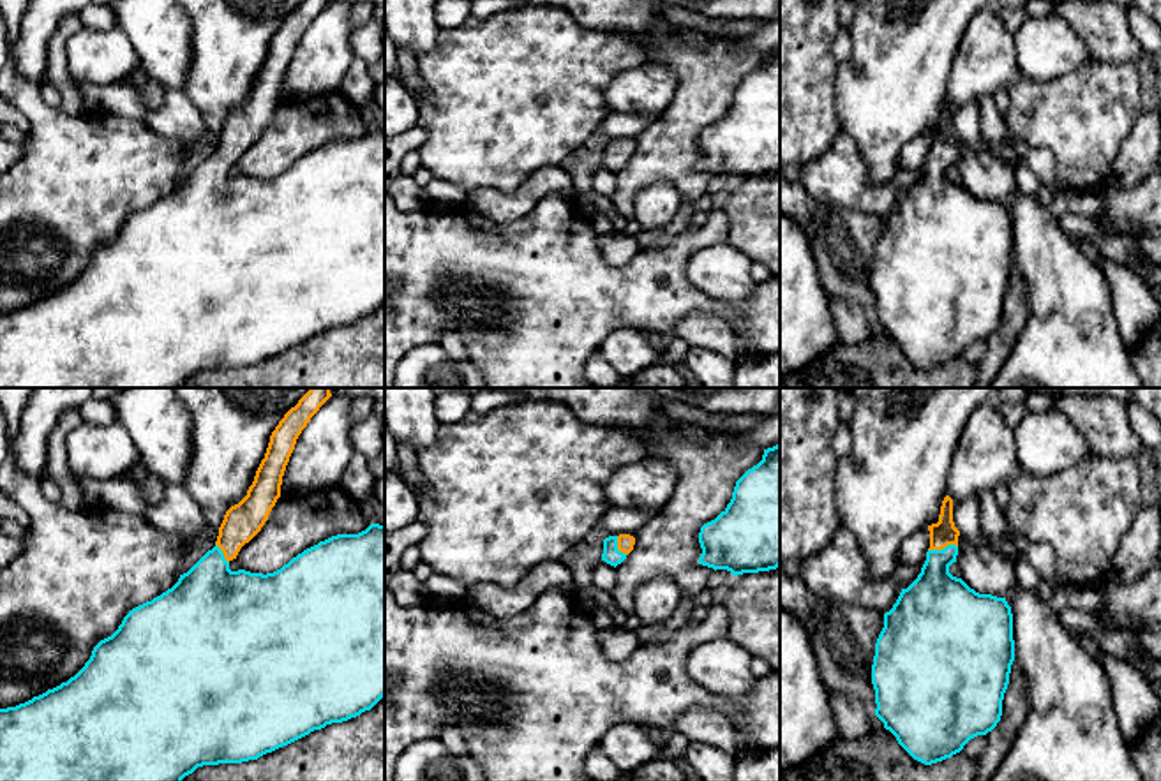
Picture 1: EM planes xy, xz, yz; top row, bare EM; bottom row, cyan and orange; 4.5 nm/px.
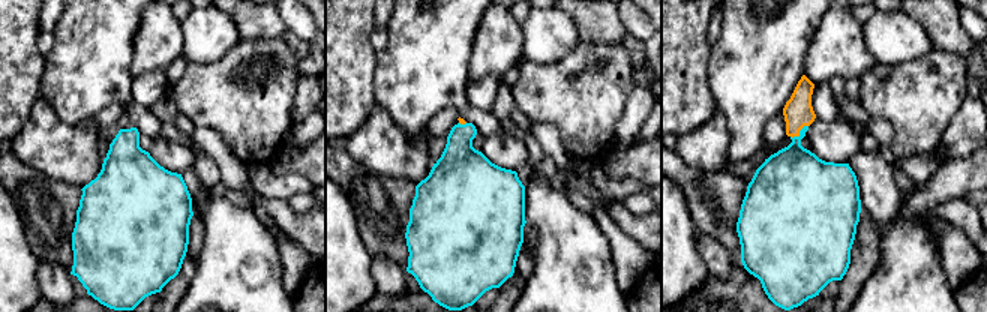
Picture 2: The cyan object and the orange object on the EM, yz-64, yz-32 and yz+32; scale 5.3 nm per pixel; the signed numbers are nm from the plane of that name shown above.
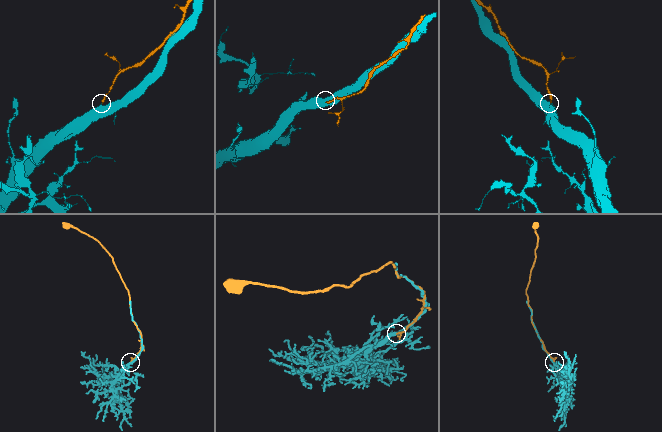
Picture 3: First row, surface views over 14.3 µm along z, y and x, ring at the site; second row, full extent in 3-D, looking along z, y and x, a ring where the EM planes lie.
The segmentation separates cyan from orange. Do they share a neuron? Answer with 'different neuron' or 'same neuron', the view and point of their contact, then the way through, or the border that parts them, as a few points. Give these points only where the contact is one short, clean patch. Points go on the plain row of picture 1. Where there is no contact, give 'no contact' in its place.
same neuron; meets cyan in yz at (943, 154)

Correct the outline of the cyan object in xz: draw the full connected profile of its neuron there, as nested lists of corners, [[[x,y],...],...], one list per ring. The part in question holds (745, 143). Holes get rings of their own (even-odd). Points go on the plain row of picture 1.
[[[780,49],[738,86],[727,113],[699,138],[699,169],[734,182],[780,171]]]

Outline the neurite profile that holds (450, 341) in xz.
[[[445,331],[438,344],[446,351],[448,356],[457,358],[457,360],[466,360],[469,358],[469,349],[461,338],[461,333],[457,331]]]

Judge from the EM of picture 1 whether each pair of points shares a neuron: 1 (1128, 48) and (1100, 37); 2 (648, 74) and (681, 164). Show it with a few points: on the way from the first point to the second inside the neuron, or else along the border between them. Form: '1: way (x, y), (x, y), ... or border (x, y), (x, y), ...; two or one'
1: way (1121, 46), (1107, 37); one
2: border (673, 71), (676, 76), (676, 97), (660, 115); two

